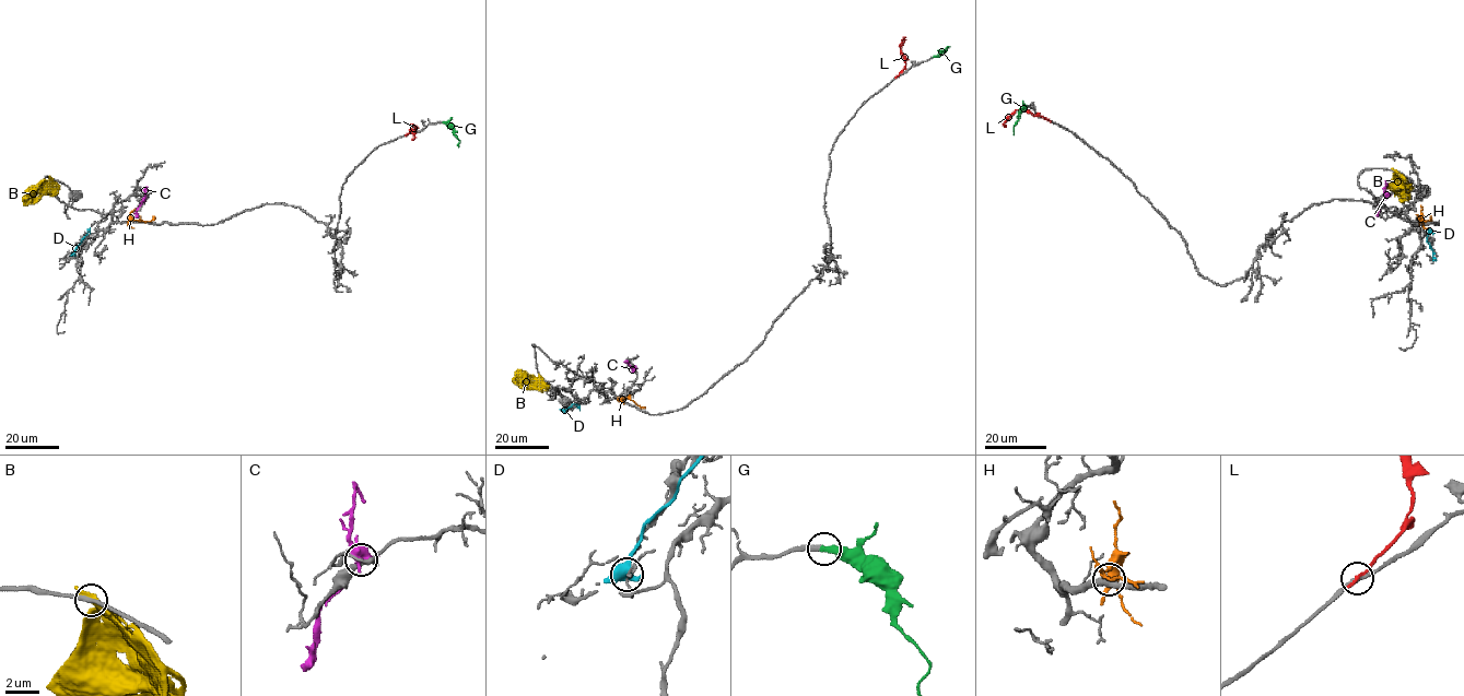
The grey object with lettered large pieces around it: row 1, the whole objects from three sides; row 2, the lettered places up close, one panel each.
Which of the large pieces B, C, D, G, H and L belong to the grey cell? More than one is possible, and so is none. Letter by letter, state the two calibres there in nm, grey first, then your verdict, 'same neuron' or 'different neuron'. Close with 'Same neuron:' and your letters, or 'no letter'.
B: 280/360 nm | different neuron
C: 260/500 nm | different neuron
D: 100/550 nm | different neuron
G: 280/400 nm | same neuron
H: 360/400 nm | different neuron
L: 220/240 nm | different neuron
Same neuron: G

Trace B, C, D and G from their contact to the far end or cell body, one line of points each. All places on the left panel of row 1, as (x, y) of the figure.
B: (49, 178), (26, 197), (25, 204)
C: (144, 199), (138, 207), (136, 217)
D: (73, 255), (90, 232)
G: (443, 122), (453, 130), (459, 140), (458, 146)

